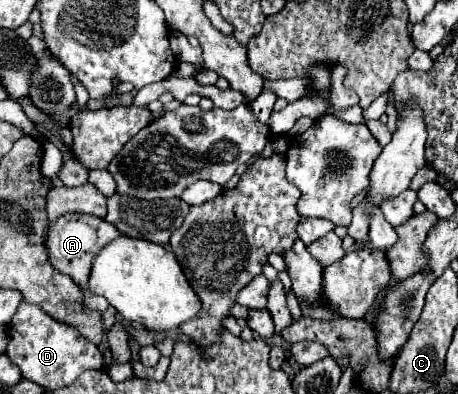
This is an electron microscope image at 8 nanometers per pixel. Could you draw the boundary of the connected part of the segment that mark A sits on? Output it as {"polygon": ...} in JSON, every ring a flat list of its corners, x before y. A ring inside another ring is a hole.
{"polygon":[[68,213,68,215,60,217,56,223,50,223,48,243,46,243,50,261,58,271,62,271,64,275,70,275,82,287,84,305,90,309,106,311,106,307,108,307,106,297,98,297,98,295,88,291,88,277,90,277,90,265,92,265,94,257,100,253,102,247,106,247,110,241,114,241,114,237,120,237,120,231,114,229,114,225,110,225,104,219,98,219,94,215]]}

